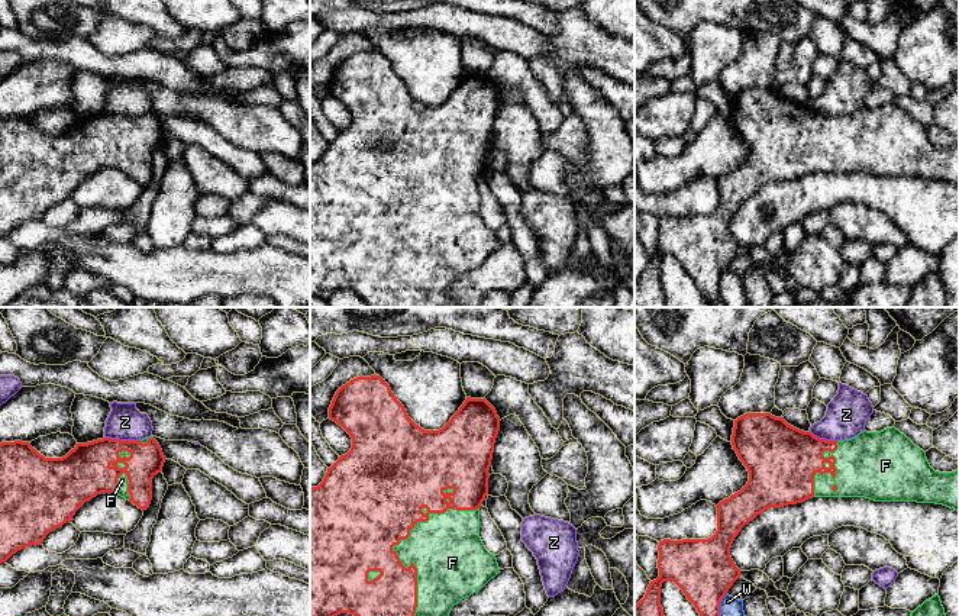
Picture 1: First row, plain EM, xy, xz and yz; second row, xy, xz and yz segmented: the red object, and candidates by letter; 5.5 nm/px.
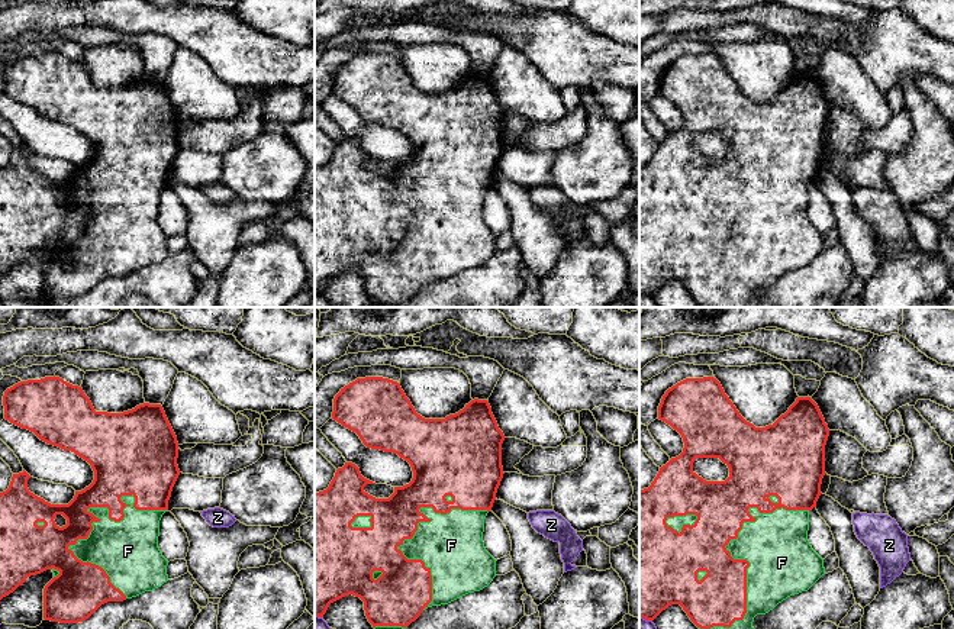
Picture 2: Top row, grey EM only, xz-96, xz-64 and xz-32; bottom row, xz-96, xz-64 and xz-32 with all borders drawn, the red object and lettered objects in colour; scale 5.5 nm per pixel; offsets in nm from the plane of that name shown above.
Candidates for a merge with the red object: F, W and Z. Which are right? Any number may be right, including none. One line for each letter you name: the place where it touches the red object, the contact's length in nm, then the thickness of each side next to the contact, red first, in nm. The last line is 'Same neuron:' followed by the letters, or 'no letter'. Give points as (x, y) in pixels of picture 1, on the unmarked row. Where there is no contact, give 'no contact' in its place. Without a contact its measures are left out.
F: xz (394, 226) | 800 nm | 460/340 nm
Same neuron: F

